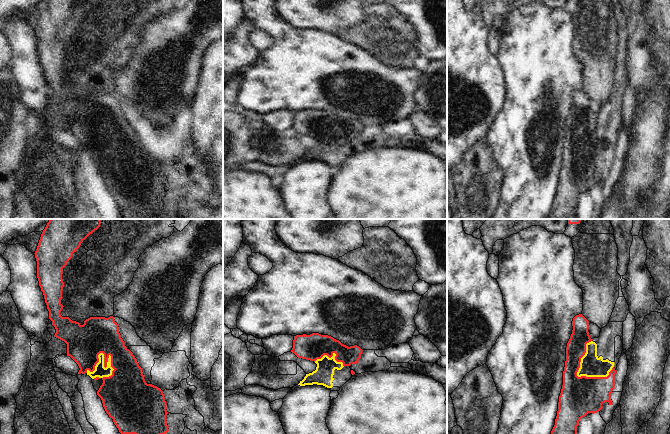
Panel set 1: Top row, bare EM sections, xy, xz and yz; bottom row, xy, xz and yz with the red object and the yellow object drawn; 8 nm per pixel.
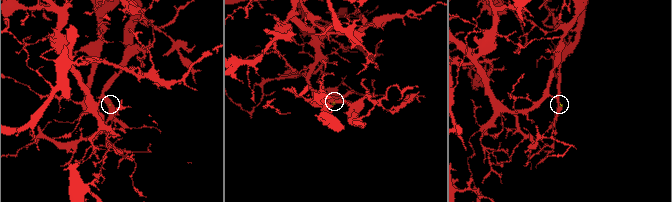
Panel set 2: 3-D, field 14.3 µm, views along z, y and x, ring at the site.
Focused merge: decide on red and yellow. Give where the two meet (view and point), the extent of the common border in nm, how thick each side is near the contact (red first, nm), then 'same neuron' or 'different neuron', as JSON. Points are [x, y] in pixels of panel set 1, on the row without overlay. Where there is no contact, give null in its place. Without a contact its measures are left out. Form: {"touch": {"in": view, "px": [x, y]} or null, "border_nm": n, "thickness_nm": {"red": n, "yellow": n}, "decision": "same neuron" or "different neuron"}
{"touch": {"in": "xy", "px": [102, 128]}, "border_nm": 240, "thickness_nm": {"red": 300, "yellow": 100}, "decision": "same neuron"}

